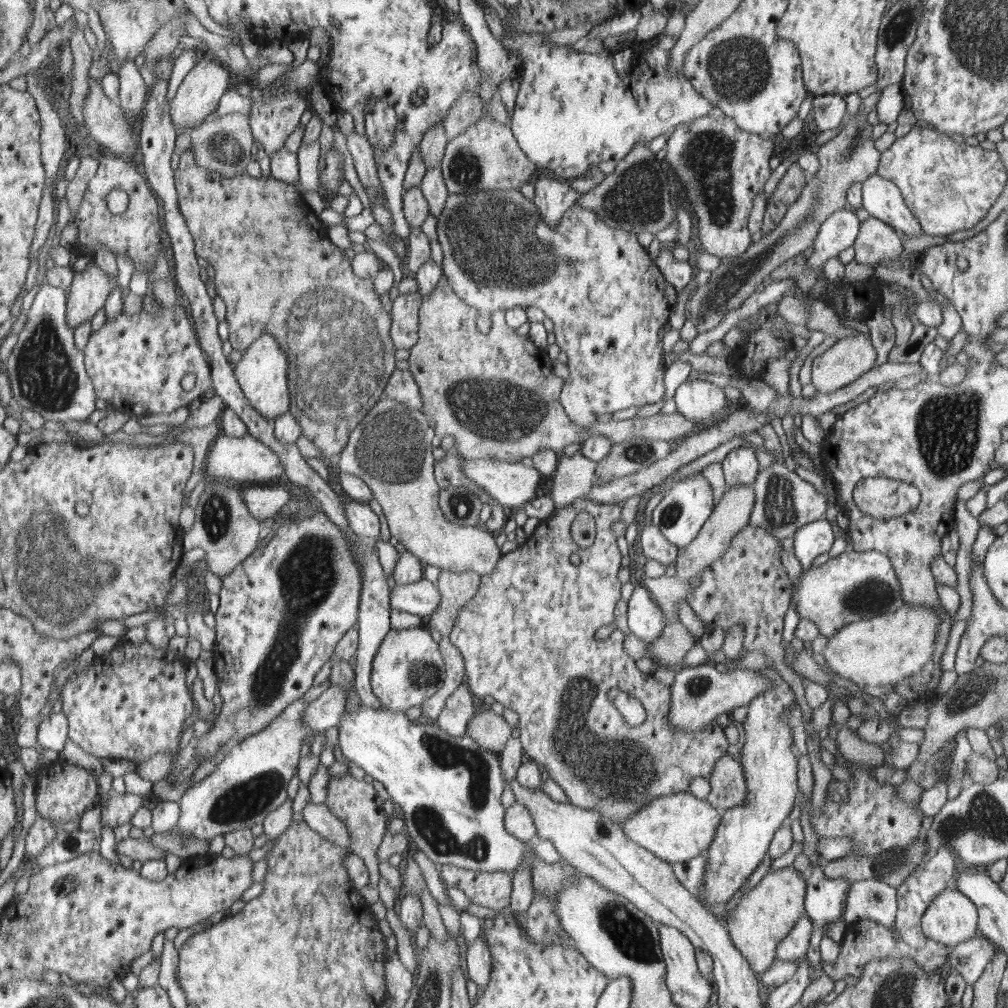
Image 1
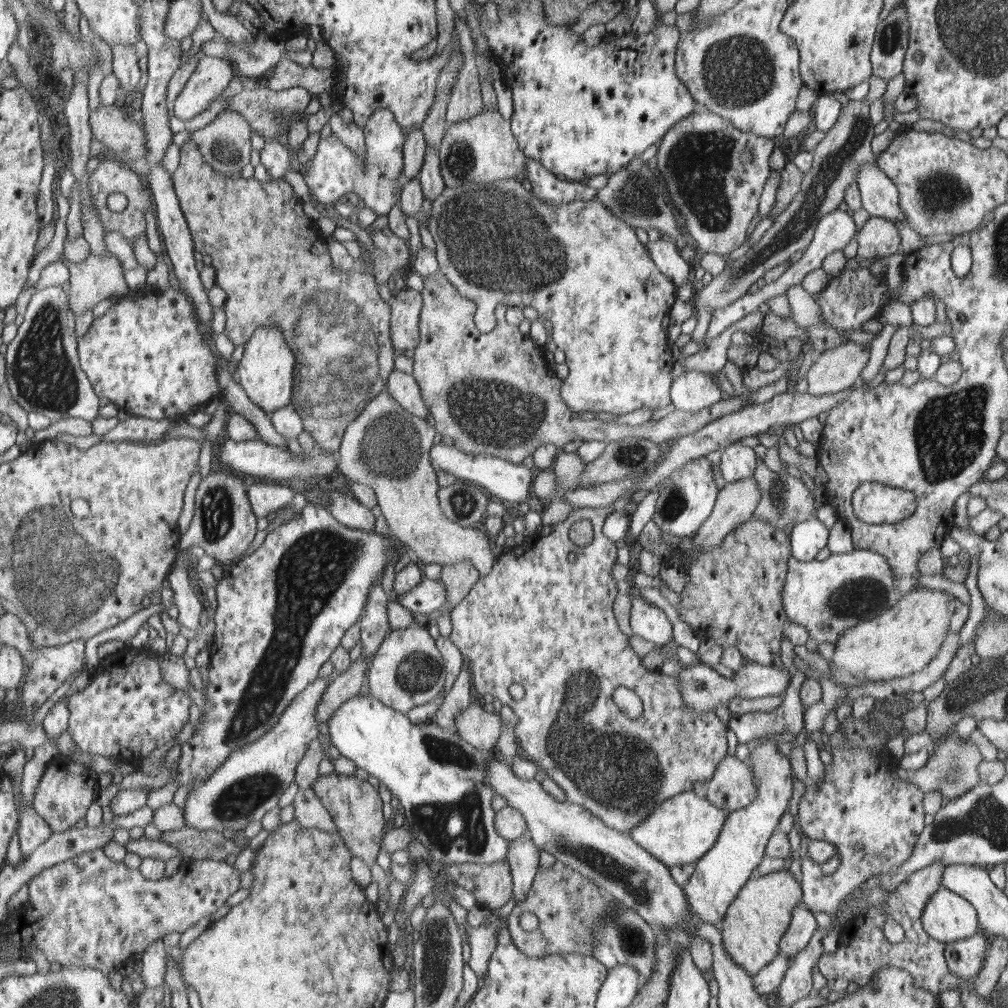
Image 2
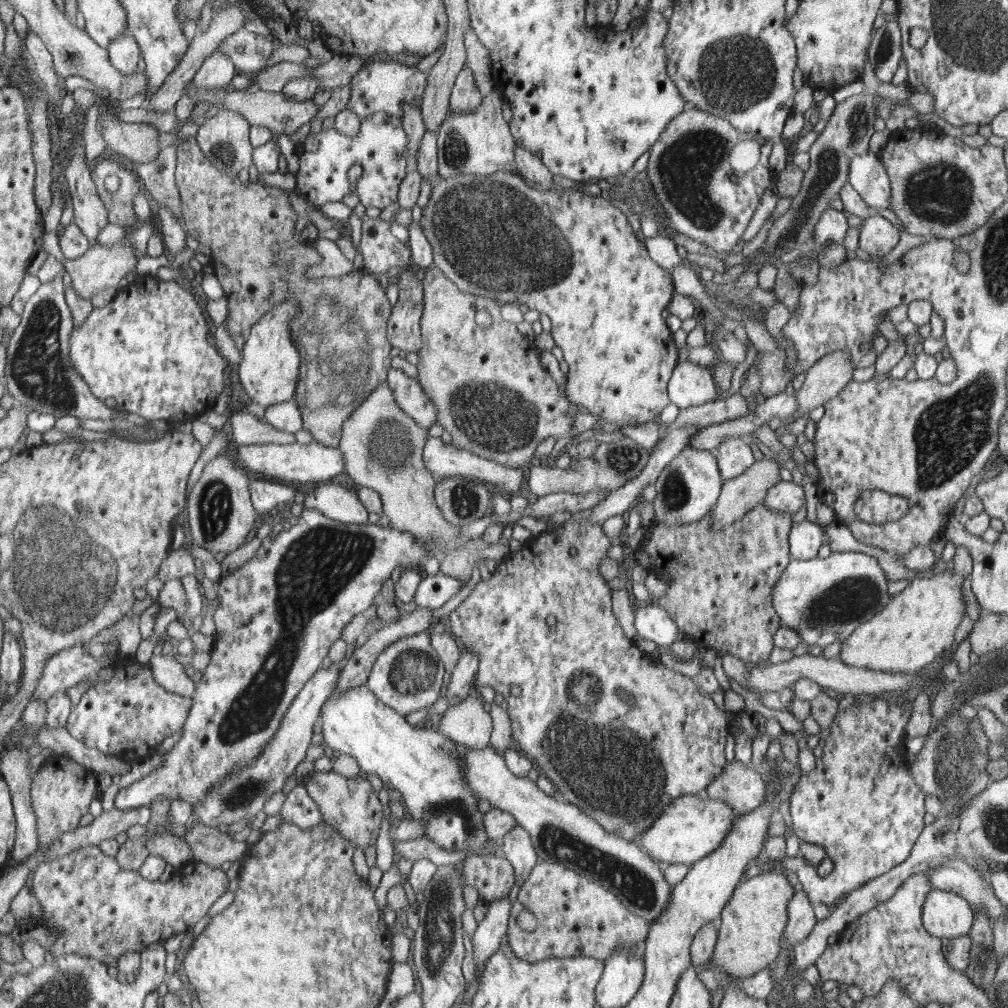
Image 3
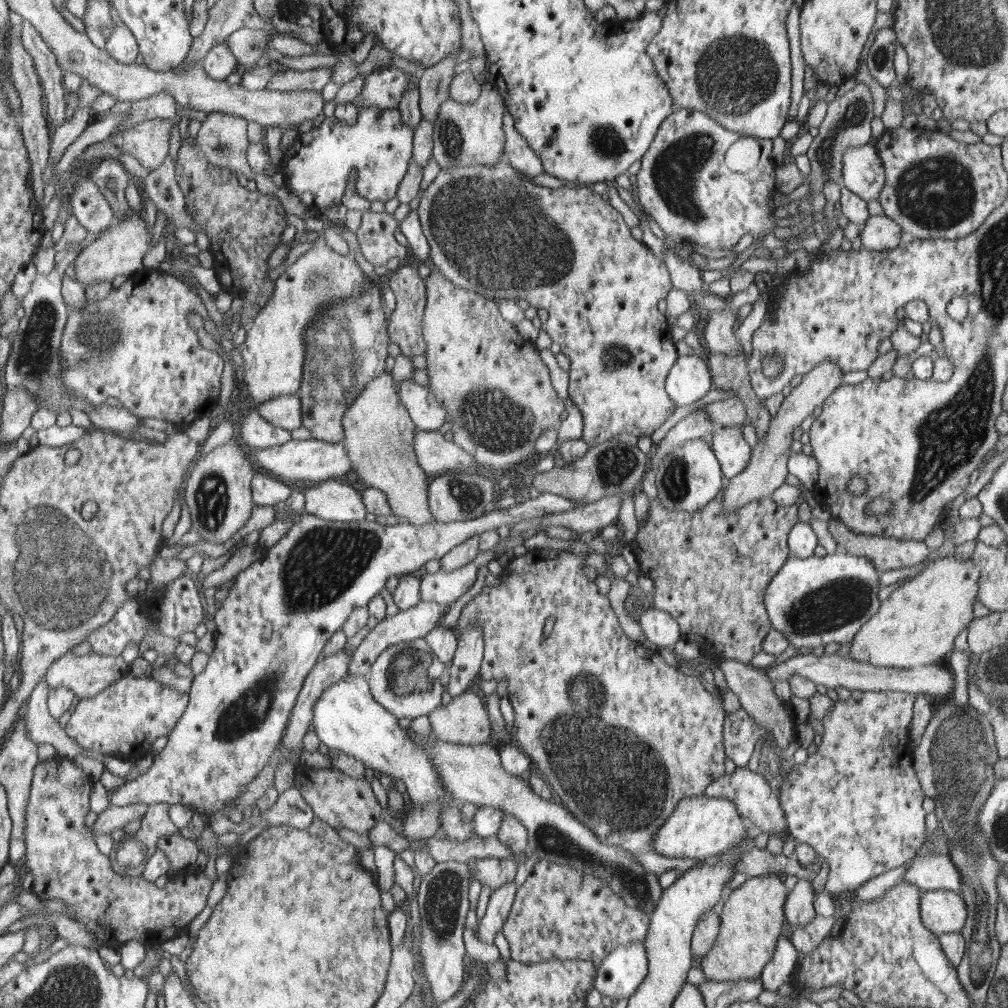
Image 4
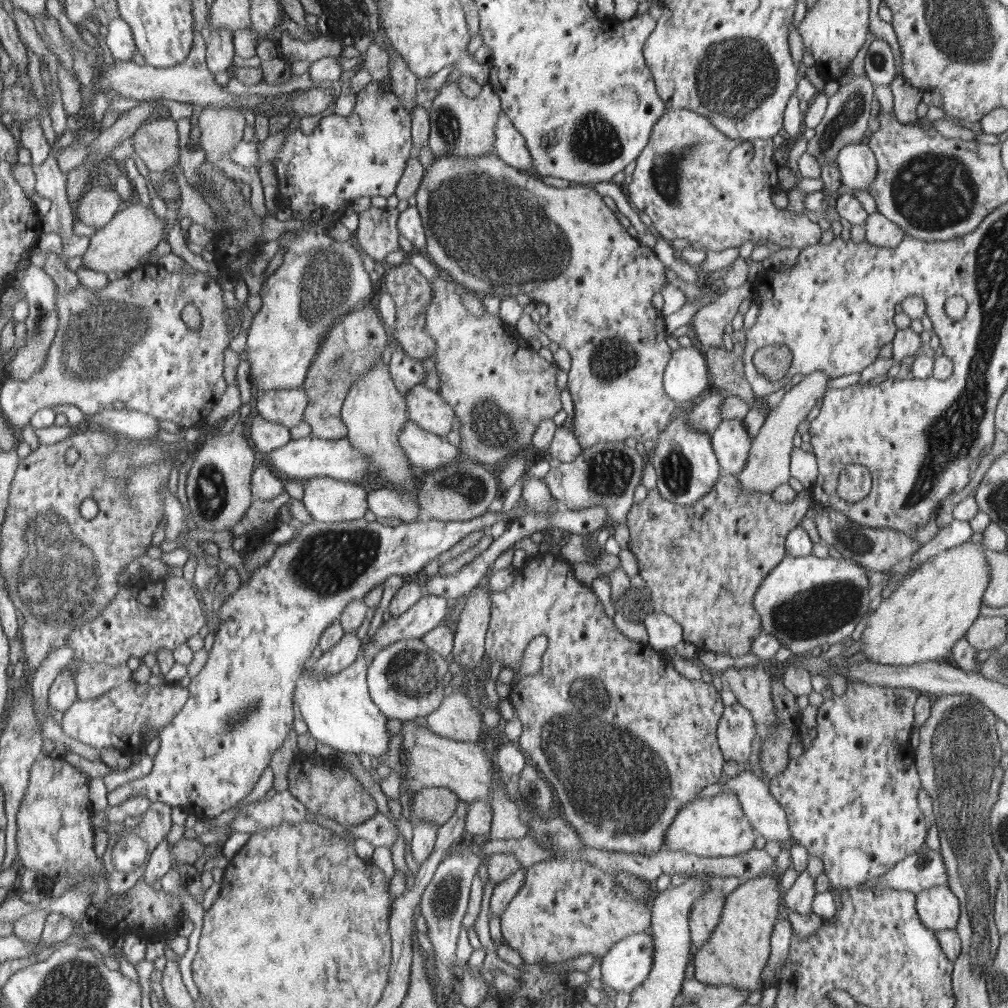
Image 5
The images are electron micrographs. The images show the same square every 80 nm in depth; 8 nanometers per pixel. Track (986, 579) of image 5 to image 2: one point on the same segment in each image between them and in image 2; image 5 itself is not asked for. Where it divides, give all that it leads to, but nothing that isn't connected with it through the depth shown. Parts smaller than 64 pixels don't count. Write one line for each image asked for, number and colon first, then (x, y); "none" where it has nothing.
2: (904, 639)
3: (918, 624)
4: (918, 624)

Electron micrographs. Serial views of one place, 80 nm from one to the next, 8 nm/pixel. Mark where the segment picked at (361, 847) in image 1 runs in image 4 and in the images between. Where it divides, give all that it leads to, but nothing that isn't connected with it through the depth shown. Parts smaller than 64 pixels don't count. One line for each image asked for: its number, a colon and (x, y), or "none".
2: (356, 808)
3: (348, 804)
4: (341, 801)

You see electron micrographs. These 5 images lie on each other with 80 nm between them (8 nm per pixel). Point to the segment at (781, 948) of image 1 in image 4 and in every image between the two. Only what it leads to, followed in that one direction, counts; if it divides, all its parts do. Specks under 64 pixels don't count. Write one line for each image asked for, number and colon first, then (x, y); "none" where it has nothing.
2: (803, 925)
3: (801, 920)
4: (798, 908)

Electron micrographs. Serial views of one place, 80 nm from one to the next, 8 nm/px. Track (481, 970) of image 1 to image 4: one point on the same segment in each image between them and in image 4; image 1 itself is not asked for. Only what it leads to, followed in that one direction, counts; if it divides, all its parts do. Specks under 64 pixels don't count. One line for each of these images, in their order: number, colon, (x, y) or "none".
2: (482, 940)
3: (489, 934)
4: (501, 900)

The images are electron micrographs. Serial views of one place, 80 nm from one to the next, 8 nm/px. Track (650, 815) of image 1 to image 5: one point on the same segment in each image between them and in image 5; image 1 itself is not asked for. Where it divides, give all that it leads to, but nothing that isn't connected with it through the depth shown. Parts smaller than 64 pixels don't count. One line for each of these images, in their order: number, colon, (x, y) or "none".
2: (681, 830)
3: (690, 828)
4: (701, 827)
5: (716, 826)

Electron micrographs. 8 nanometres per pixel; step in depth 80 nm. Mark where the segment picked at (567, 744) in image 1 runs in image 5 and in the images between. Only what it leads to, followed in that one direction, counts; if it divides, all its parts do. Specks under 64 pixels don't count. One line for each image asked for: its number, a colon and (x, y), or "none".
2: (539, 620)
3: (622, 764)
4: (622, 738)
5: (626, 741)

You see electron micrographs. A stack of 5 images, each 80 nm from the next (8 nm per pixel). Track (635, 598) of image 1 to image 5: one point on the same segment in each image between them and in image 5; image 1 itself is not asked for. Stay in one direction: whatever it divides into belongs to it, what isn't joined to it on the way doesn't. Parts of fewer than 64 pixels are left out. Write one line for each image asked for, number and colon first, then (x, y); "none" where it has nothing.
2: (647, 621)
3: (652, 623)
4: (659, 627)
5: (663, 632)

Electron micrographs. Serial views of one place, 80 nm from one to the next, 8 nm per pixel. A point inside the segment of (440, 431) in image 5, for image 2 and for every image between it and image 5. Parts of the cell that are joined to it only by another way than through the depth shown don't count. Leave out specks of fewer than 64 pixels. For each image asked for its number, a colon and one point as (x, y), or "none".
2: (403, 387)
3: (410, 396)
4: (428, 414)

